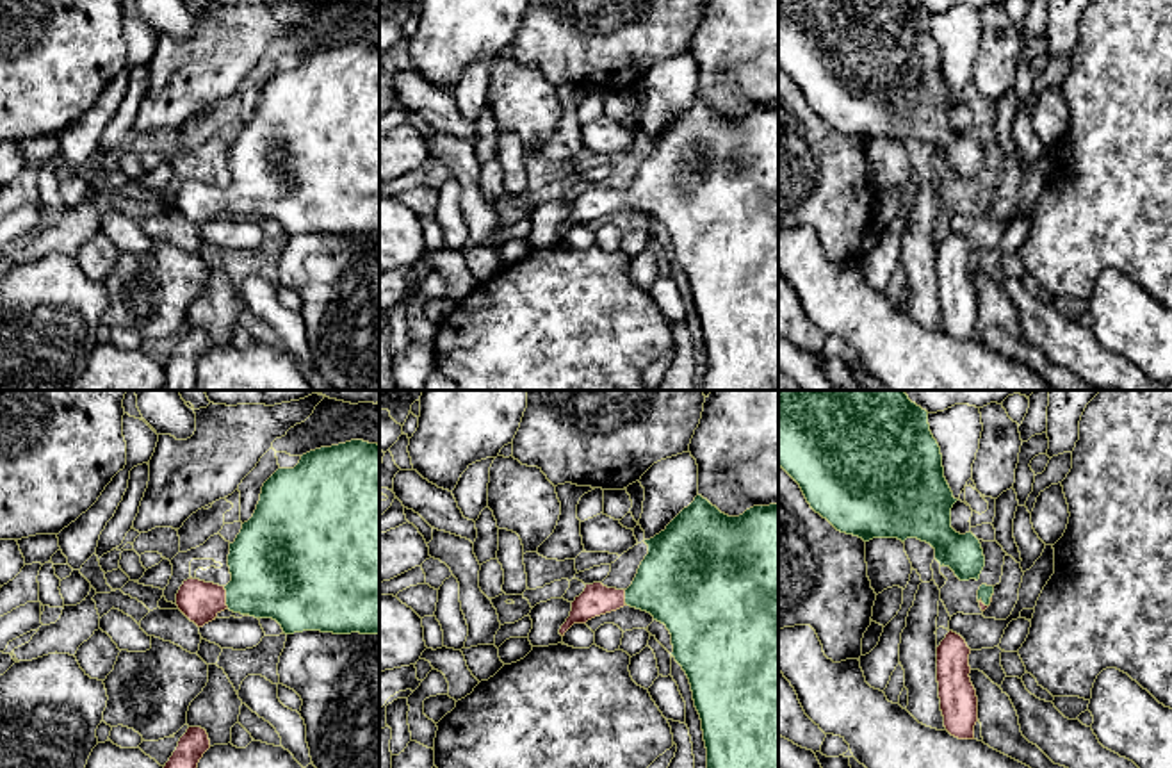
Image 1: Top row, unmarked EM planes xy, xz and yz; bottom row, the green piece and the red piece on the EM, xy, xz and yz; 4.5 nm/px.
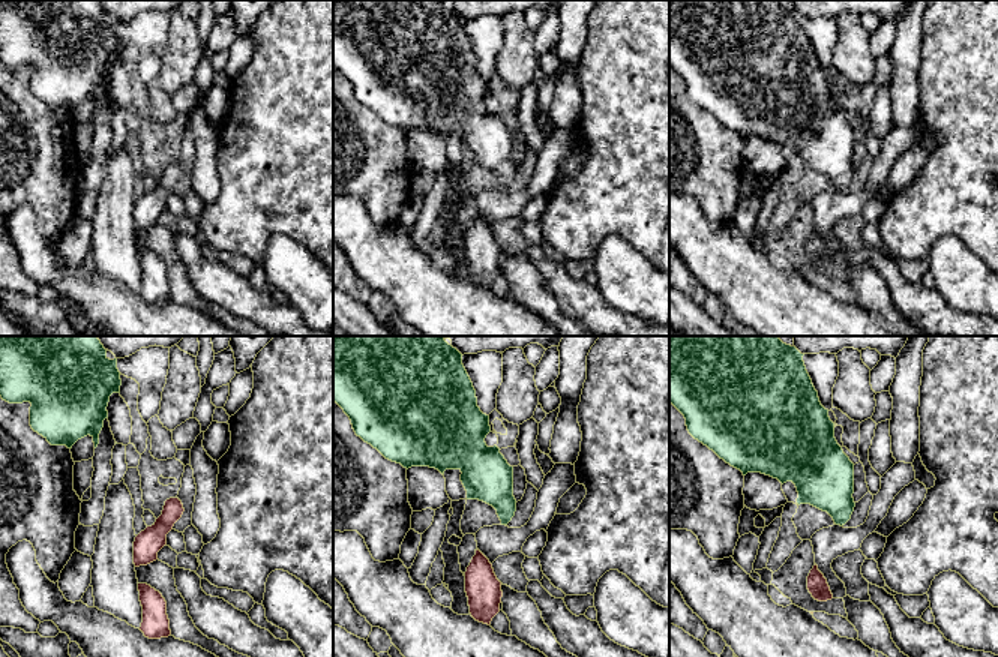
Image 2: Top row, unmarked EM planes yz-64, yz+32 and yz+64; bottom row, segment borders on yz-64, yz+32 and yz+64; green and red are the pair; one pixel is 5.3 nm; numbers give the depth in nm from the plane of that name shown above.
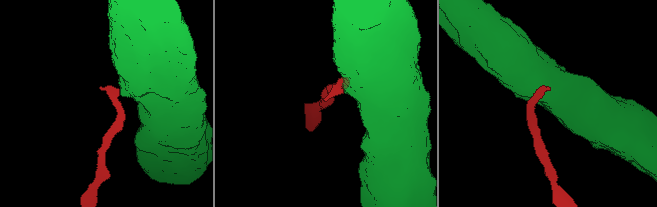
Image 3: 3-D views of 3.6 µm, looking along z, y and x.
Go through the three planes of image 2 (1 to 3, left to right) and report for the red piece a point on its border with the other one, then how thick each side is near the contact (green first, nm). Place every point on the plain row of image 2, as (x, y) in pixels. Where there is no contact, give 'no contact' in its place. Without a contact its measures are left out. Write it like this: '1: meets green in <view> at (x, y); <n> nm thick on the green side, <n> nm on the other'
1: no contact
2: no contact
3: no contact

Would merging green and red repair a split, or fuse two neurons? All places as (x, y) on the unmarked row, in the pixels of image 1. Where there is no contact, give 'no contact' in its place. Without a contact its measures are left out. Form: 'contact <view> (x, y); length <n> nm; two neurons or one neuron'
contact xy (227, 198); length 110 nm; one neuron

